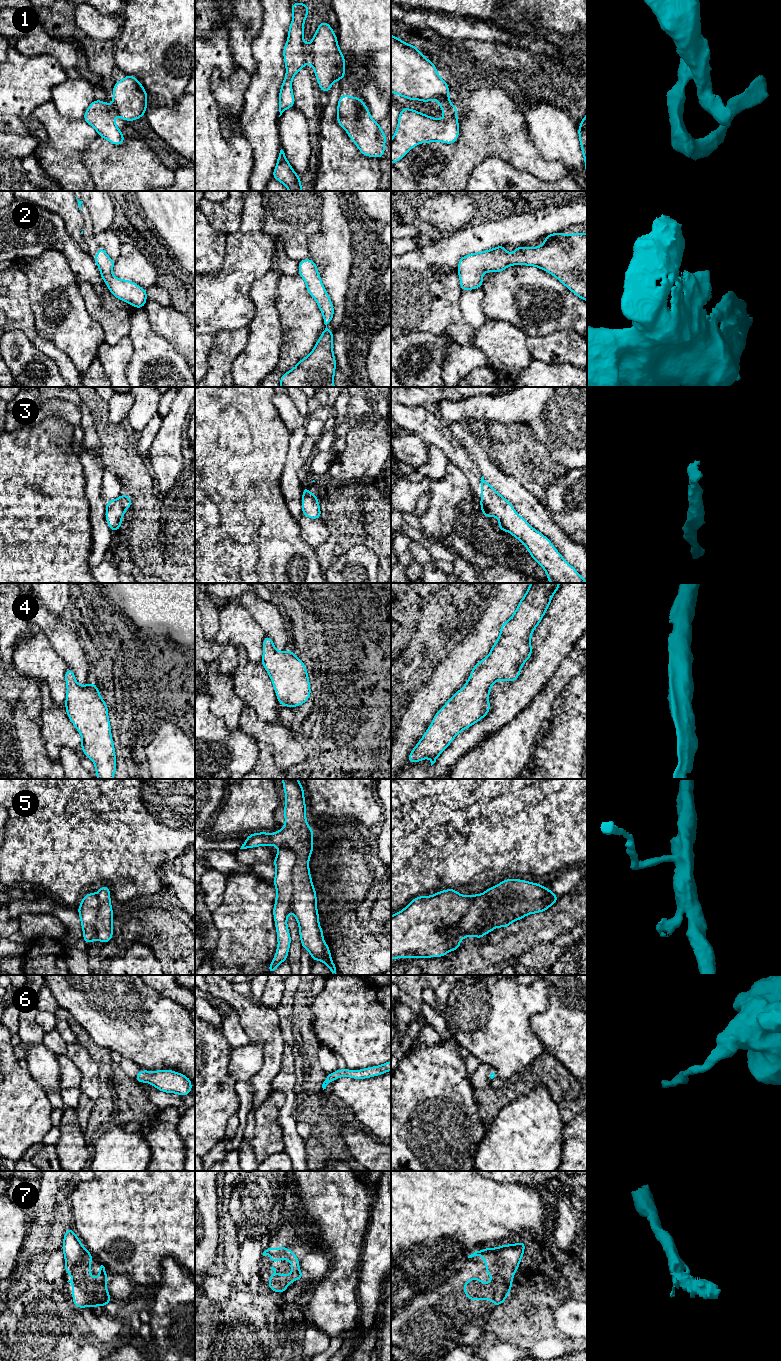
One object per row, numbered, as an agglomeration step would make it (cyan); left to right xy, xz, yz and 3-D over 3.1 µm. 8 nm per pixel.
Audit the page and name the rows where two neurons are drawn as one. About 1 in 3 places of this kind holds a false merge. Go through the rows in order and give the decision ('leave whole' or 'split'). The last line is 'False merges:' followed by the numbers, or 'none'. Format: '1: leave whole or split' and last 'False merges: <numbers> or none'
1: split
2: leave whole
3: leave whole
4: leave whole
5: split
6: leave whole
7: leave whole
False merges: 1, 5

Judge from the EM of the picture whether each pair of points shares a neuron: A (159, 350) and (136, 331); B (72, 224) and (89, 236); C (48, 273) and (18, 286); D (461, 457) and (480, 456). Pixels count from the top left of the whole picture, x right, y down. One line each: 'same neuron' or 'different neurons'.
A: same neuron
B: different neurons
C: different neurons
D: different neurons

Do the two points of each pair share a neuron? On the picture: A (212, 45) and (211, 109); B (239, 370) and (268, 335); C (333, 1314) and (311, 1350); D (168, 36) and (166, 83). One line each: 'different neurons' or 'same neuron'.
A: same neuron
B: same neuron
C: different neurons
D: same neuron

